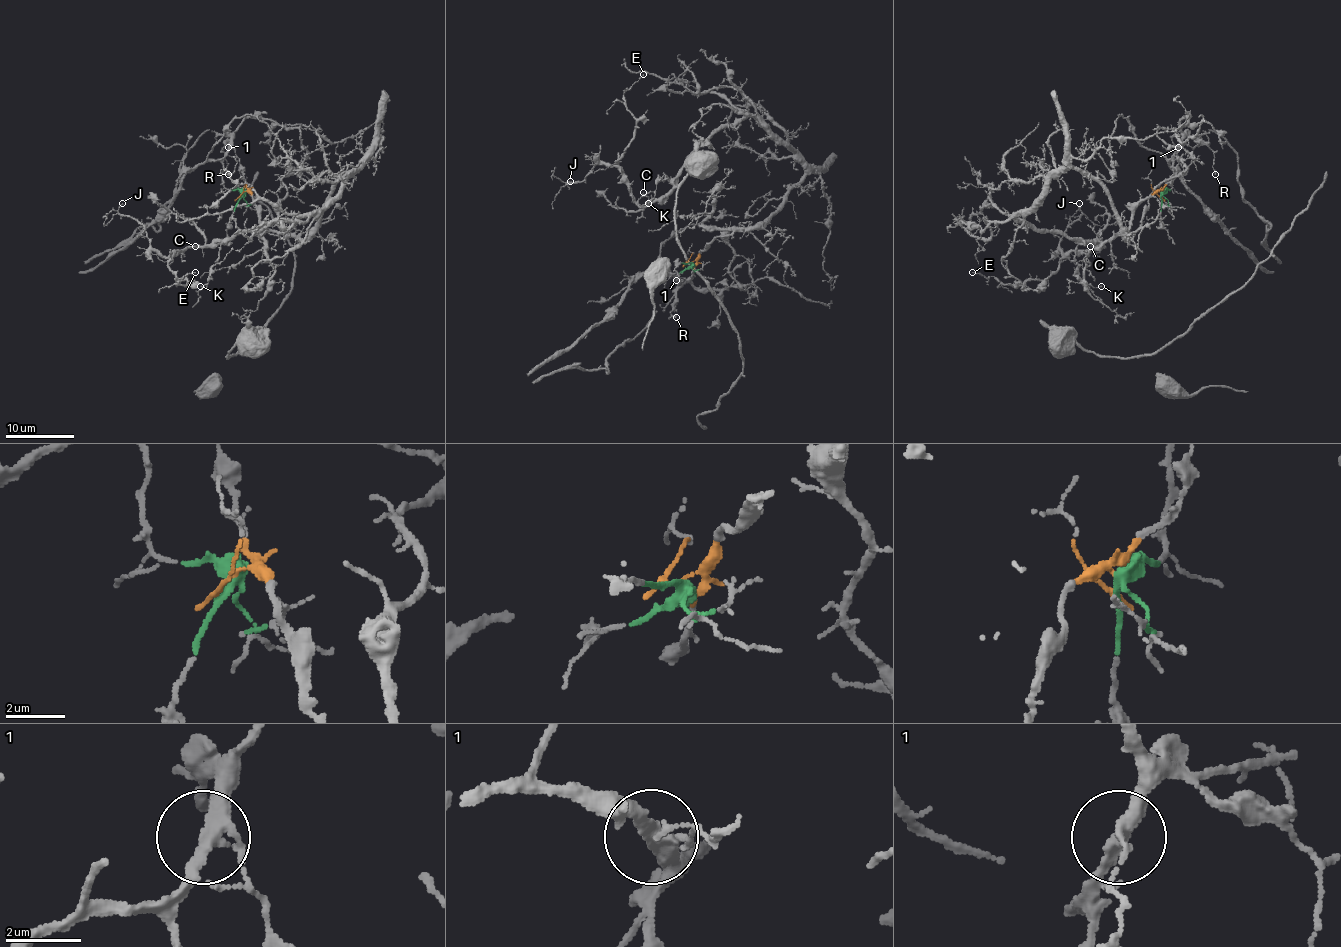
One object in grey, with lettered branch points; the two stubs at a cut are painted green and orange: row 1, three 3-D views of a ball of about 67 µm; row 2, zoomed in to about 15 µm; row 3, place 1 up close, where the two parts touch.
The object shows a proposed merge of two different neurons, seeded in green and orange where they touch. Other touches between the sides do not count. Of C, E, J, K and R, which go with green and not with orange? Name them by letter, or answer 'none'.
R

